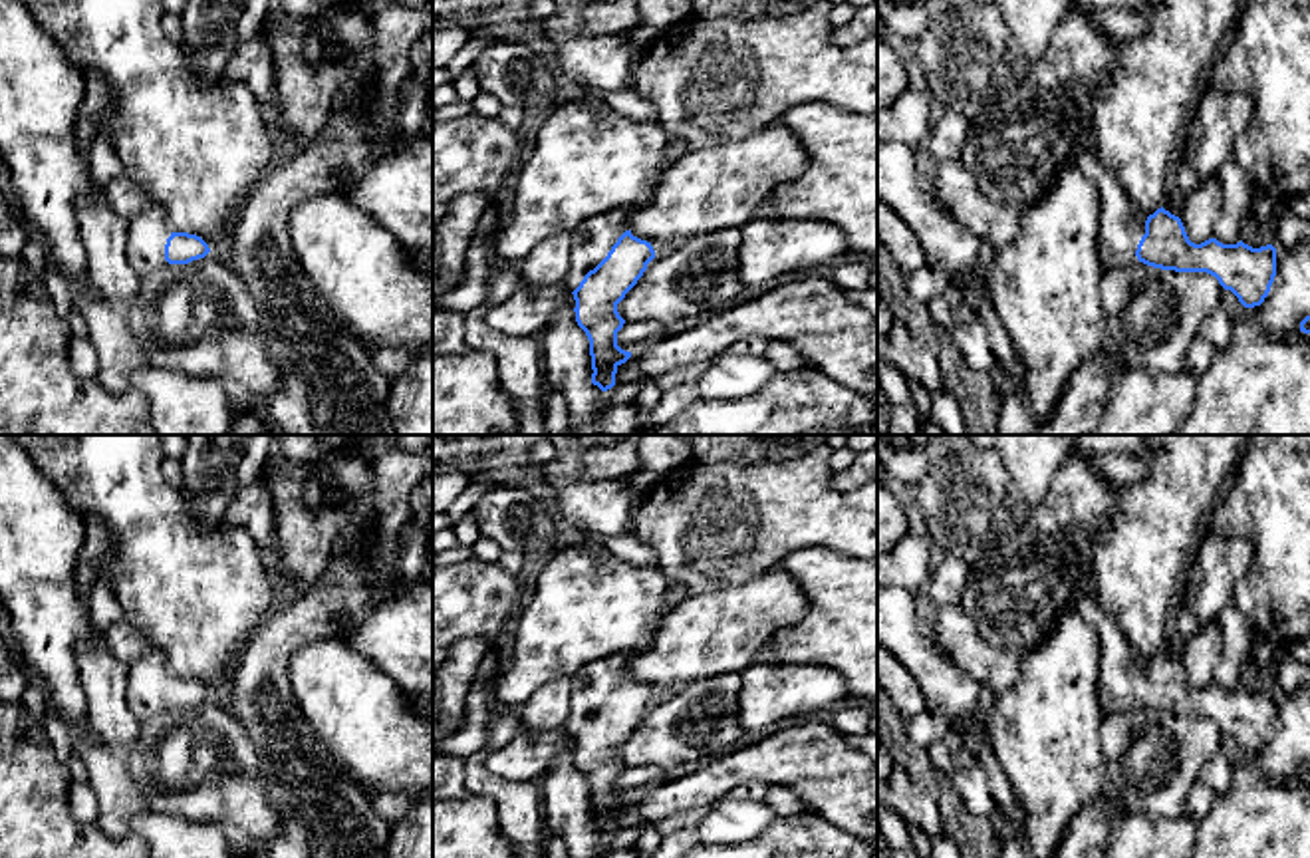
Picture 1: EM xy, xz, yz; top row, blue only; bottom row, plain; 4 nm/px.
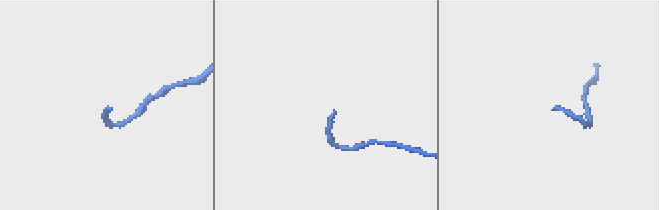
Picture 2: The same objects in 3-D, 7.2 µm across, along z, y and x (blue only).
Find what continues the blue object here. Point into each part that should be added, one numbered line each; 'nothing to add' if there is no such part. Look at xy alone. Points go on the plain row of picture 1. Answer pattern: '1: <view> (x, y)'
1: xy (147, 676)

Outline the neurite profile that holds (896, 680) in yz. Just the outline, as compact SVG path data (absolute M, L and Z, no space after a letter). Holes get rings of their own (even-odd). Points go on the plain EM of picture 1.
M877 644L877 683L903 717L925 711L925 697L911 671L883 645Z

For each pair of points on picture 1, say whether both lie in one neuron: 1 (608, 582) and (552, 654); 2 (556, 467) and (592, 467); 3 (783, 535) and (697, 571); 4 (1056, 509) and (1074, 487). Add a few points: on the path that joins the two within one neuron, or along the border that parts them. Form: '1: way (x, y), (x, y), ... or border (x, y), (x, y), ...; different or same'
1: way (592, 600), (556, 636); same
2: way (564, 467), (584, 467); same
3: way (761, 535), (733, 535), (719, 549); same
4: way (1062, 503), (1072, 493); same

